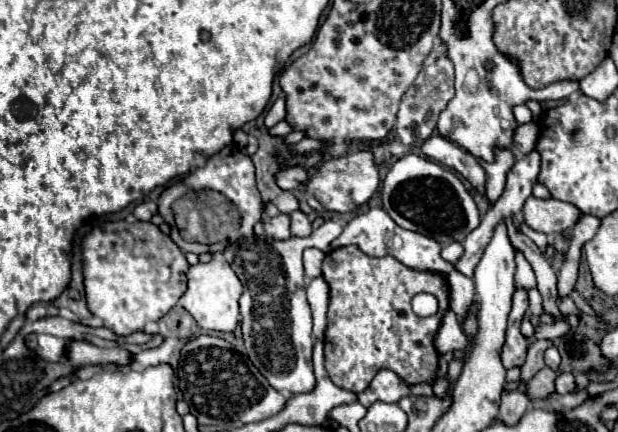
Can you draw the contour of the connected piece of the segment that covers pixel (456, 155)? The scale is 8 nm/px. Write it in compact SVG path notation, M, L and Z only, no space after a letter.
M435 135L435 137L429 137L425 143L423 143L423 153L437 161L437 163L443 163L451 169L455 169L457 173L461 173L473 187L477 187L481 193L485 193L485 171L483 167L477 163L477 159L463 151L461 147L457 147L455 143L443 139L441 135Z

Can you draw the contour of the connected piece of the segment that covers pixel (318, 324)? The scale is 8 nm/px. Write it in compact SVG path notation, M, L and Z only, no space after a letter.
M323 275L315 277L309 287L307 287L307 301L311 305L313 313L313 335L315 339L323 341L325 339L325 329L327 329L327 305L329 305L329 287Z

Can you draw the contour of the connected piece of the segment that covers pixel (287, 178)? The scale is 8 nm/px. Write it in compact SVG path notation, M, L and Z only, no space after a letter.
M279 165L277 173L275 173L275 181L277 181L277 185L281 189L293 191L299 183L307 181L307 171L303 167L299 167L299 165L295 165L295 167L281 167Z

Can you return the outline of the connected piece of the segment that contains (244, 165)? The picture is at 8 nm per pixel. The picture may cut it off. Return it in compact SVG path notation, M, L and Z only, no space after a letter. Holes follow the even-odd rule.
M227 145L227 147L223 147L219 153L215 153L215 155L211 155L211 157L207 159L207 165L205 165L205 167L191 171L187 177L183 177L181 181L169 185L169 187L161 193L161 197L159 197L159 213L163 215L165 223L171 225L171 233L169 233L169 235L171 235L171 239L179 245L179 249L181 249L183 253L193 251L193 253L199 255L199 253L205 253L205 251L213 251L213 254L216 254L223 251L231 239L243 237L243 235L251 235L251 233L253 233L253 225L255 225L257 221L261 221L261 215L263 215L263 201L261 201L259 189L257 189L257 185L255 185L255 167L253 167L251 157L245 155L237 145ZM199 189L219 191L219 193L223 193L223 195L237 207L237 211L239 211L239 215L241 215L241 223L239 223L239 227L231 233L229 240L225 242L219 241L219 243L213 243L213 245L203 245L203 243L185 241L185 239L181 237L179 227L175 225L173 203L175 203L177 199L181 199L183 195L187 195L189 191L199 191Z

